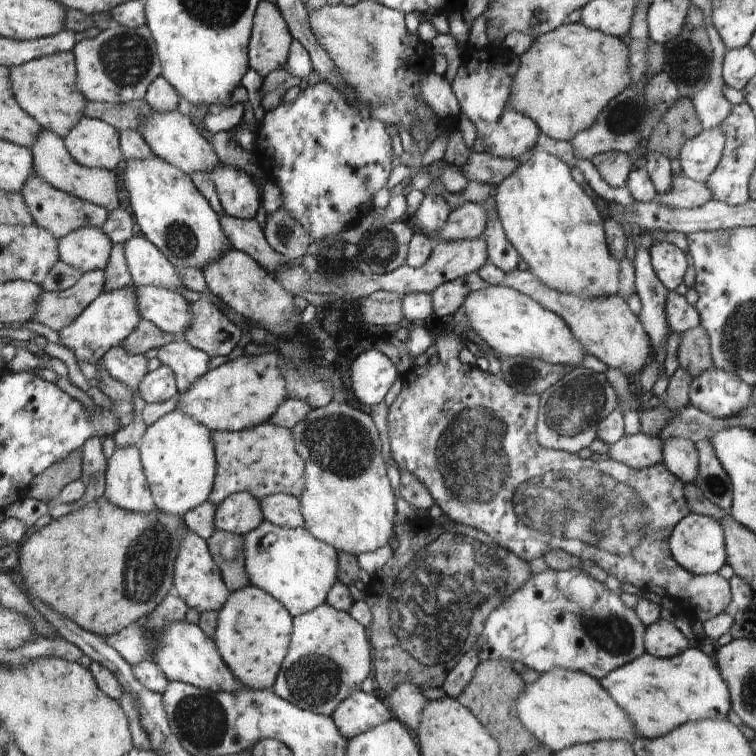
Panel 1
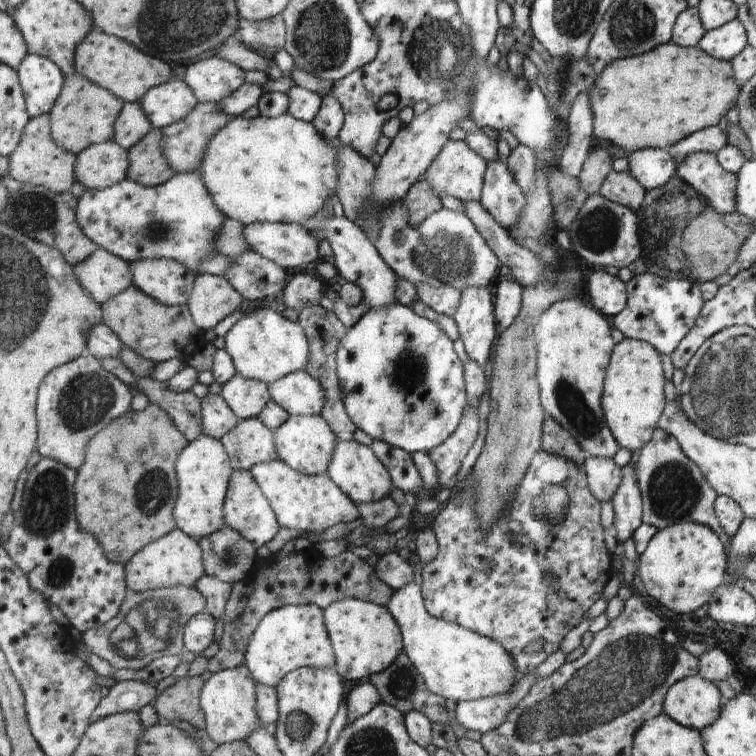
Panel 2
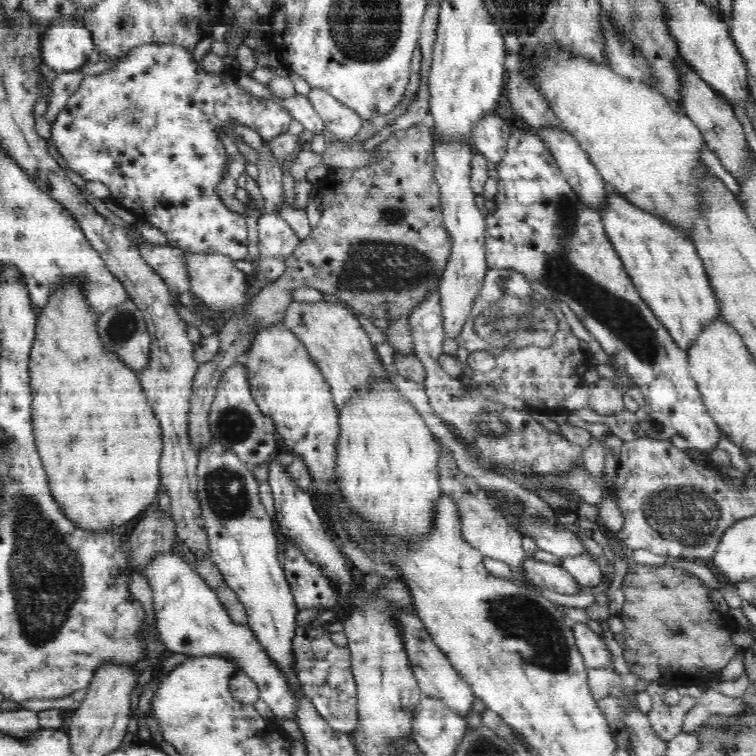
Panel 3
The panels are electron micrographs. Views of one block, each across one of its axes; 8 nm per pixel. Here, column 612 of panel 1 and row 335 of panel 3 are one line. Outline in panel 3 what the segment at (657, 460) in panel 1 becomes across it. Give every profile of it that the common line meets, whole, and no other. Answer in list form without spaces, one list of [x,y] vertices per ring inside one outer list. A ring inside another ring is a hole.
[[[434,138],[436,154],[436,183],[441,192],[441,209],[446,232],[452,239],[450,258],[439,282],[441,309],[445,338],[458,338],[466,319],[470,316],[473,302],[480,292],[489,268],[486,264],[486,245],[484,232],[486,223],[483,213],[476,203],[475,192],[471,189],[472,146],[464,144],[444,144],[444,140]]]

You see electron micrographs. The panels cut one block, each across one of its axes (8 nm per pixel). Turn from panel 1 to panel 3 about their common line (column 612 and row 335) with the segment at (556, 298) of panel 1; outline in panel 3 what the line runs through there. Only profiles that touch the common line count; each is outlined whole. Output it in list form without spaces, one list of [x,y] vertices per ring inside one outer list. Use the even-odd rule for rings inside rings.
[[[293,300],[286,308],[286,316],[280,324],[292,331],[306,346],[310,359],[321,369],[326,384],[330,385],[330,393],[333,394],[338,412],[372,378],[386,378],[386,381],[391,378],[358,317],[345,303],[322,300],[303,303]]]

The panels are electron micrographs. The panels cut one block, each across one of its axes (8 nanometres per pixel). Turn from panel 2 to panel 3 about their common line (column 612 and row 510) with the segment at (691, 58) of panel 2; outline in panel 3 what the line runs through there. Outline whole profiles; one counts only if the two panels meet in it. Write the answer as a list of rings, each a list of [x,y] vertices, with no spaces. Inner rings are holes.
[[[68,276],[67,280],[62,280],[62,284],[50,294],[46,304],[42,306],[37,315],[35,326],[35,338],[30,356],[30,385],[31,385],[31,420],[33,421],[33,435],[38,454],[46,468],[46,478],[50,480],[50,493],[54,500],[58,502],[61,511],[74,521],[80,528],[88,532],[97,532],[104,534],[116,531],[116,527],[122,524],[128,524],[140,512],[144,512],[150,504],[157,501],[157,495],[161,488],[161,476],[159,473],[159,464],[163,451],[163,442],[161,439],[161,427],[159,421],[154,416],[153,409],[148,404],[143,387],[138,374],[118,360],[118,357],[112,353],[104,352],[102,342],[96,330],[96,323],[99,316],[89,307],[88,300],[85,299],[85,277]]]

